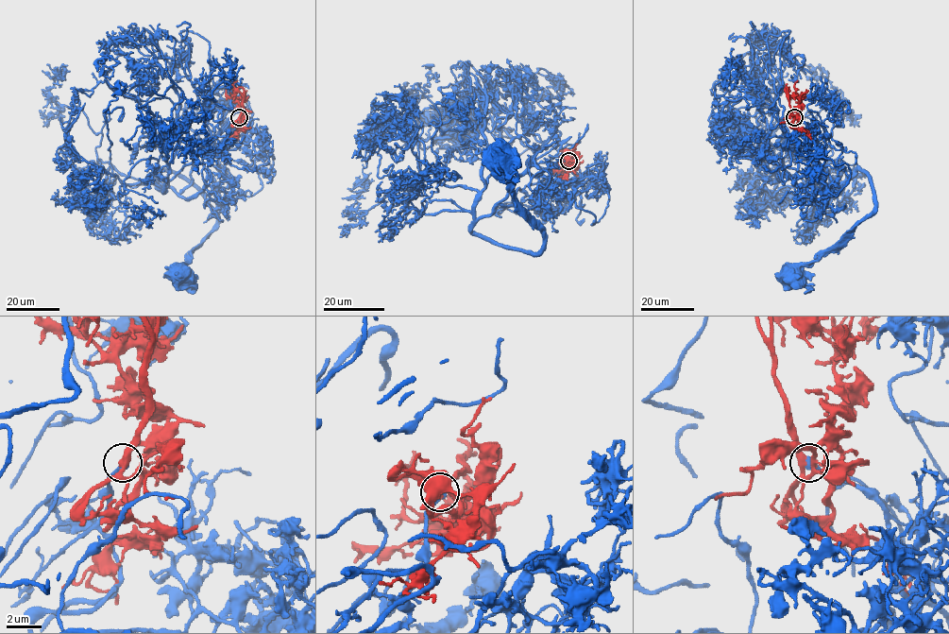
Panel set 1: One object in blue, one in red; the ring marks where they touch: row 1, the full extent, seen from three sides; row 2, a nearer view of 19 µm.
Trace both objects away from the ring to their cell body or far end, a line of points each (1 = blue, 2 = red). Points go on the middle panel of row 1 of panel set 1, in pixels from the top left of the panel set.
1: (568, 161), (563, 179), (519, 188), (472, 228), (537, 252), (543, 229), (516, 201), (502, 156)
2: (568, 161), (576, 164), (564, 165), (562, 161), (567, 163)

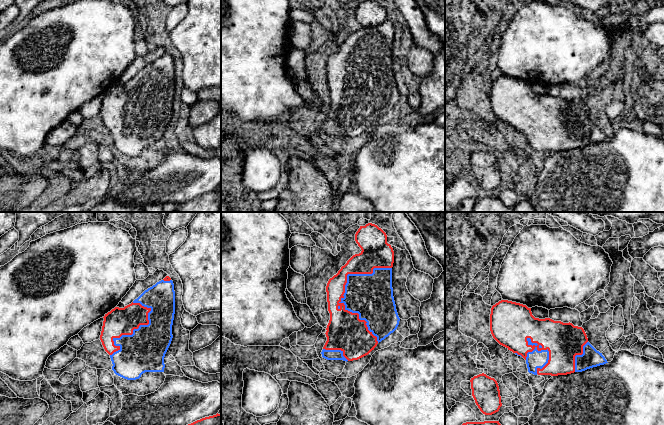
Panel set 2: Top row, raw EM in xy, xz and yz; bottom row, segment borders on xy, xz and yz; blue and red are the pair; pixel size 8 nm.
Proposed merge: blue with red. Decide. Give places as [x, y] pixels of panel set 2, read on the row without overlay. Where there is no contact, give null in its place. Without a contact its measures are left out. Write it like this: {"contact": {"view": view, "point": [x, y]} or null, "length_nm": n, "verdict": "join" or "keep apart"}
{"contact": {"view": "xz", "point": [345, 67]}, "length_nm": 600, "verdict": "join"}

